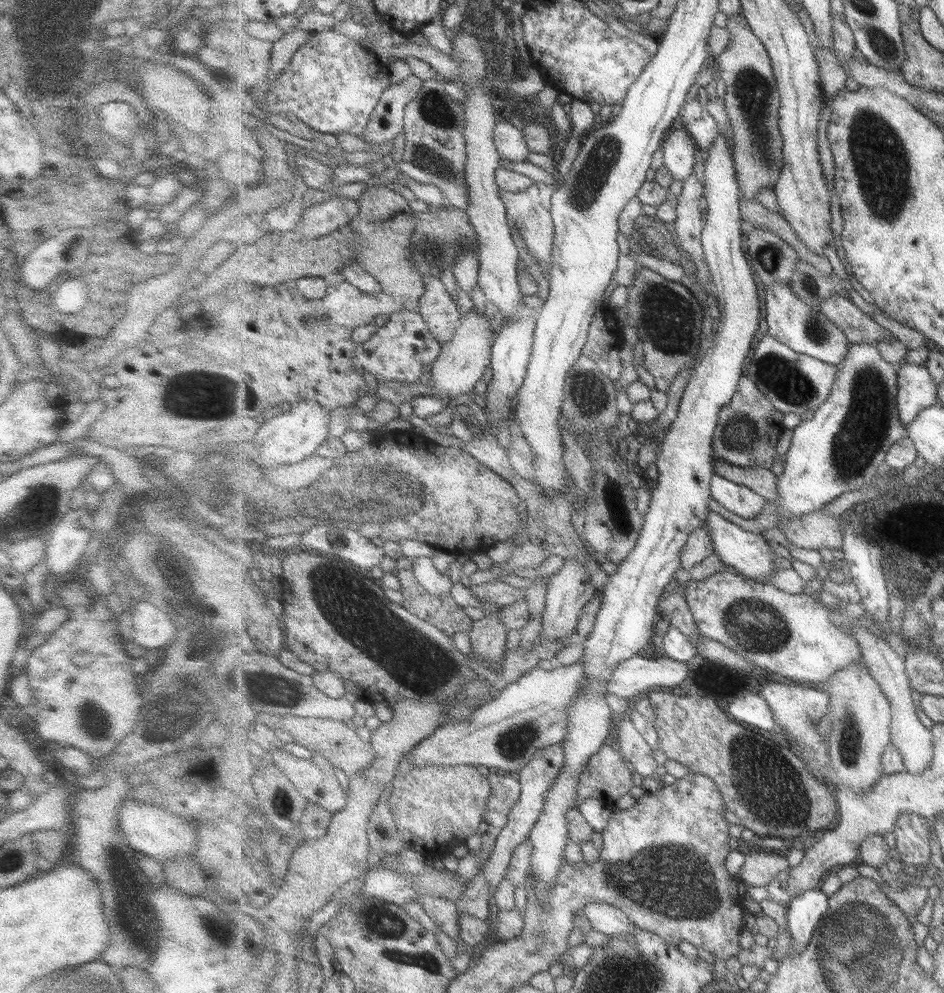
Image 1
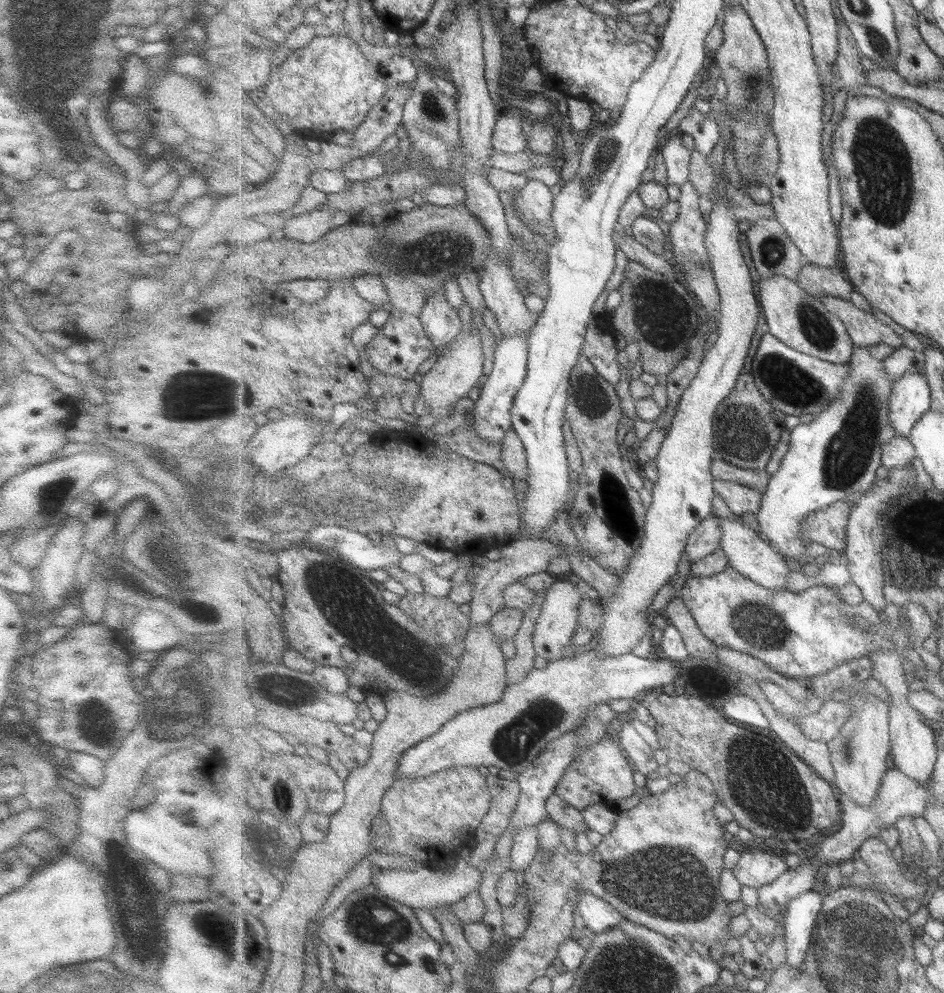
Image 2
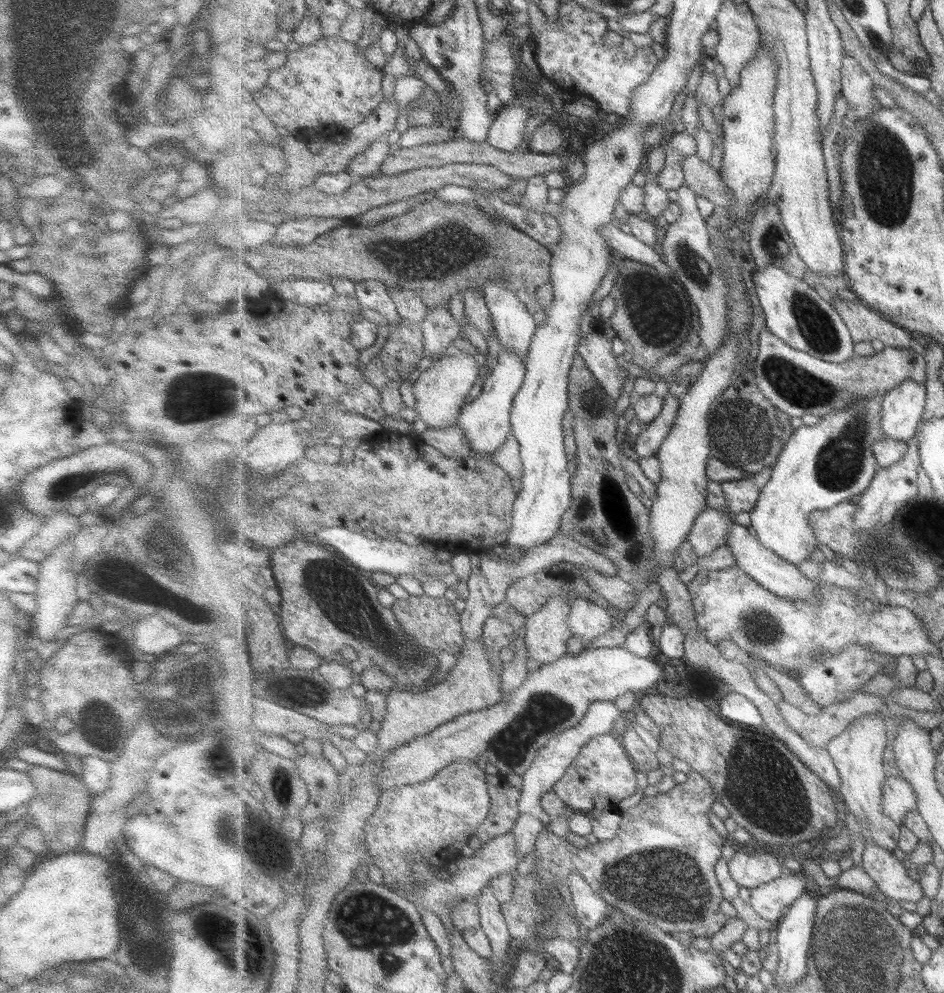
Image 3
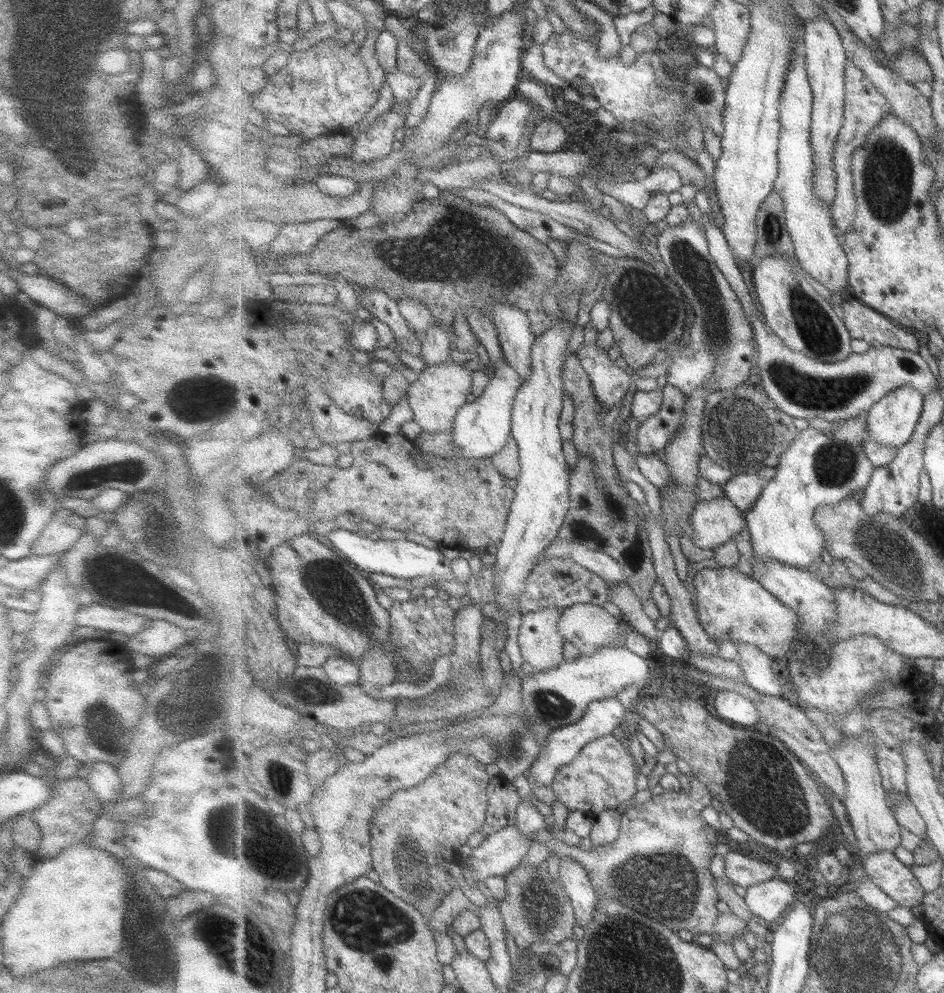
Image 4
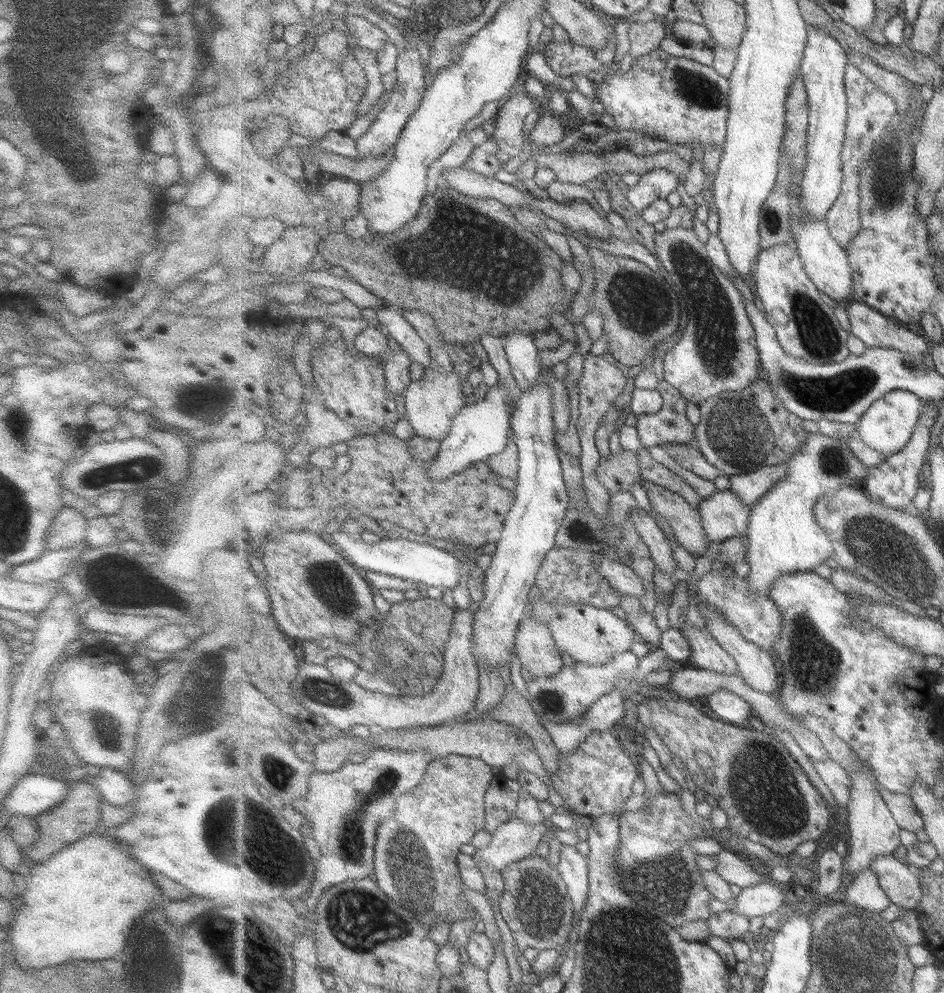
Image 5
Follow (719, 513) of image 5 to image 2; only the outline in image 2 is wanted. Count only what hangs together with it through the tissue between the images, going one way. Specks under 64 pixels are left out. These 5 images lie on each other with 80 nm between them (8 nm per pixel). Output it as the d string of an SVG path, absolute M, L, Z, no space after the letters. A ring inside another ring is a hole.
M712 514L688 536L686 550L687 558L691 564L713 554L720 547L722 541L720 520L721 518Z

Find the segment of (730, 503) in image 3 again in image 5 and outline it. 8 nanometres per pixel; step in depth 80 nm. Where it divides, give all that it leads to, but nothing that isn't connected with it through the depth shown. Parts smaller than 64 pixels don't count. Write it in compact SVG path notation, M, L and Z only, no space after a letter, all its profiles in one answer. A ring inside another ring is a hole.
M787 463L764 466L758 471L730 477L730 489L739 496L743 504L753 508L763 500L769 489L787 474Z

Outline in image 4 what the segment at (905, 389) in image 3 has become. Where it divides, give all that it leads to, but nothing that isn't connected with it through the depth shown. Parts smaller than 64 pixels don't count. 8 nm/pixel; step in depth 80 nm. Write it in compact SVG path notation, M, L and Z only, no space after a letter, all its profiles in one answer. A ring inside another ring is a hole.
M913 387L888 392L868 411L869 438L896 449L905 446L920 423L924 395Z

